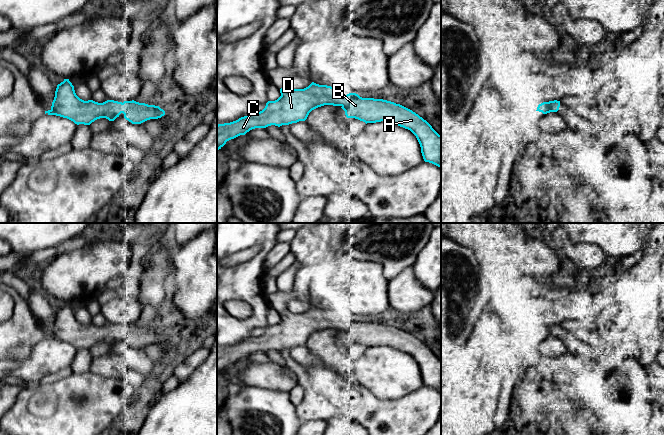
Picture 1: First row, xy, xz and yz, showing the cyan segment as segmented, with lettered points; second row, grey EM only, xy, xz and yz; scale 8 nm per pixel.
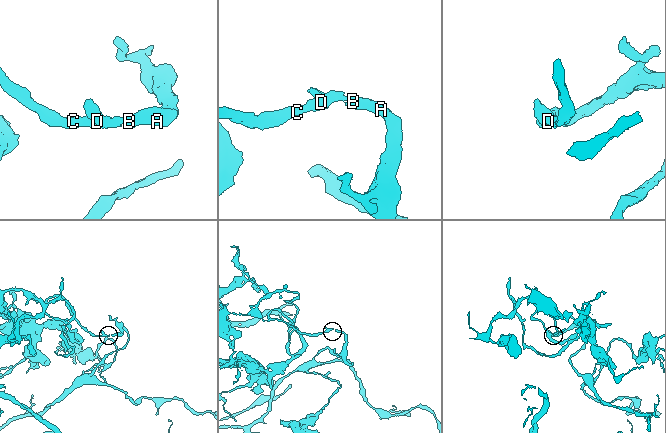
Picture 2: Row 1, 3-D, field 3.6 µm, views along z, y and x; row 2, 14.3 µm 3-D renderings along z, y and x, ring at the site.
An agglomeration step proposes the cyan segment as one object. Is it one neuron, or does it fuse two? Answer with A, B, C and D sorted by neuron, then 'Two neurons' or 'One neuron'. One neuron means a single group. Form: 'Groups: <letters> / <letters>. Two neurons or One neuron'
Groups: A B C D. One neuron

